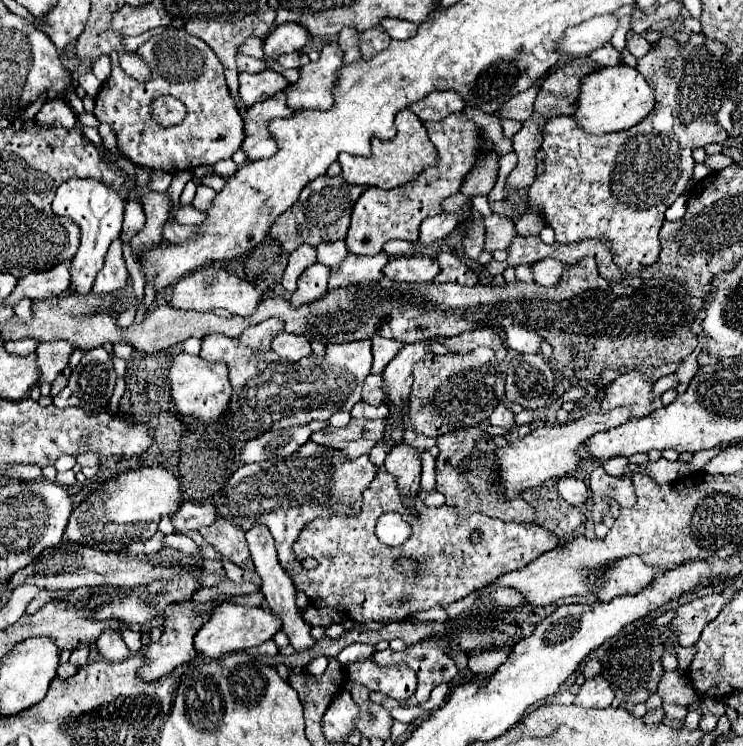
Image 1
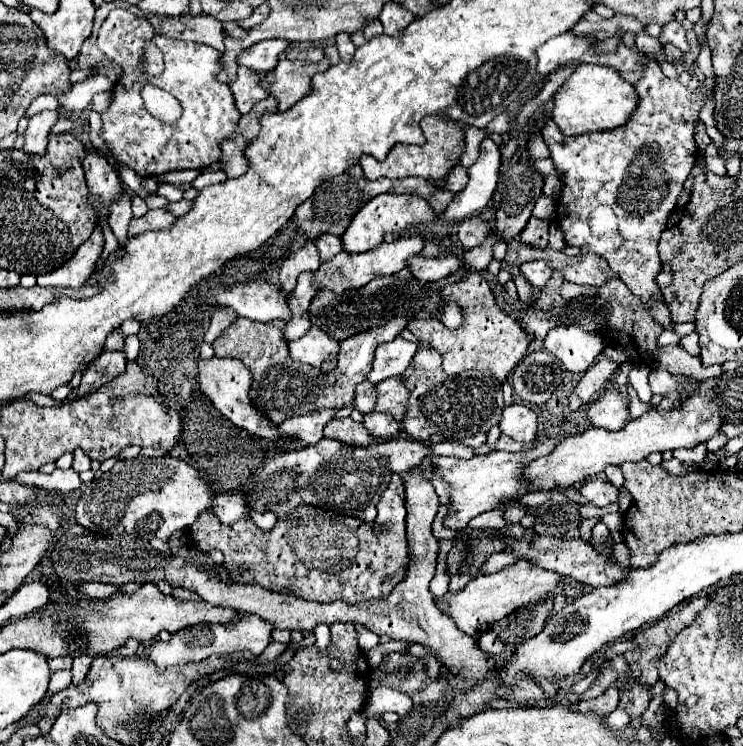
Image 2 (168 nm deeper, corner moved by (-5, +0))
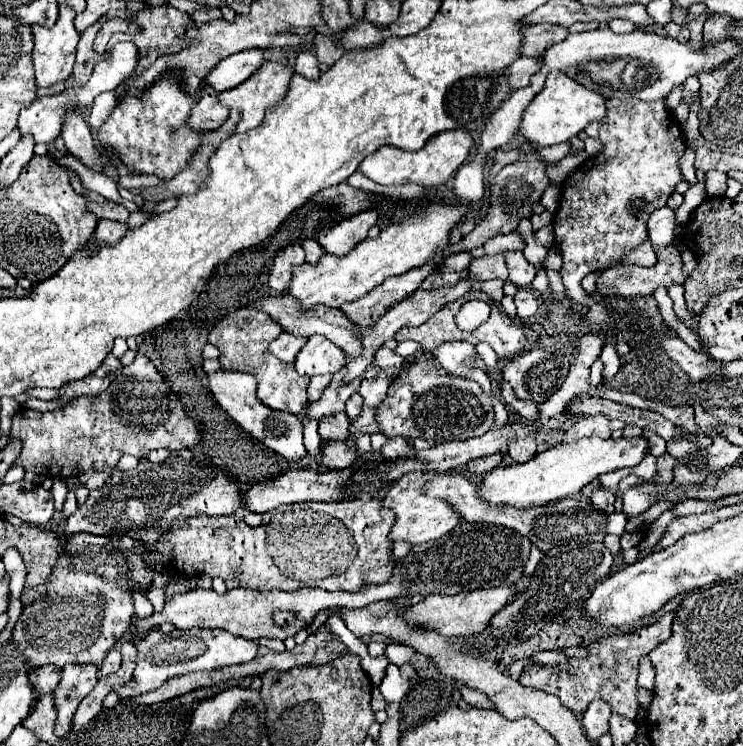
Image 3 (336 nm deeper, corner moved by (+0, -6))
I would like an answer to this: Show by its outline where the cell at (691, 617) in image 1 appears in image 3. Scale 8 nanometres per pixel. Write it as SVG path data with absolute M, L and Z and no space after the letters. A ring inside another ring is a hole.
M664 613L654 625L648 625L648 627L642 627L638 631L624 633L624 635L610 635L610 637L590 643L586 647L590 653L588 657L584 657L584 659L572 657L570 659L570 663L574 667L570 673L558 673L544 665L530 665L522 673L520 683L526 687L546 691L546 693L560 693L562 705L572 709L574 715L582 715L592 699L604 699L606 703L610 703L614 713L634 719L636 711L640 707L638 683L636 683L640 659L646 657L654 647L658 647L662 641L666 641L670 637L672 621L674 621L674 613Z

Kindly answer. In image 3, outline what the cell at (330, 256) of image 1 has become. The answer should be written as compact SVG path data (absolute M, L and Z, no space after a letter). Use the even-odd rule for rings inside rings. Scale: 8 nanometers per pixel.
M306 239L306 241L302 241L302 247L304 247L304 251L306 251L306 263L310 263L310 265L316 265L316 263L322 259L322 255L326 253L316 239Z

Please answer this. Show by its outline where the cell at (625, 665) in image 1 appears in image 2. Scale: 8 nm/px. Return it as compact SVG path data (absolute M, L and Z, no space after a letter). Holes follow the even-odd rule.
M635 683L635 685L631 687L631 691L621 693L619 707L621 707L631 719L637 719L637 717L641 717L641 715L645 713L649 701L651 701L649 689L643 687L643 685L639 685L639 683Z

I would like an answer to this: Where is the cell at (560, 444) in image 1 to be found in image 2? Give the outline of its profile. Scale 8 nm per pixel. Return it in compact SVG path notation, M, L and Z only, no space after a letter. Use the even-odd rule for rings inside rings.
M565 435L551 437L551 439L541 439L541 441L537 441L531 449L527 449L527 451L519 451L519 453L491 451L491 453L487 453L487 455L475 455L475 457L471 457L471 459L467 459L467 461L465 461L465 459L457 459L457 457L439 457L437 461L431 461L427 469L431 469L433 473L439 473L441 479L449 485L449 509L451 509L451 511L449 511L449 515L445 517L443 525L445 525L447 529L461 531L461 529L467 527L467 523L469 523L473 517L477 517L477 515L481 515L481 513L485 513L485 511L497 509L503 501L511 501L511 499L515 499L521 491L525 491L525 489L529 487L529 483L523 479L523 469L525 469L533 459L551 453L551 451L555 449L555 445L561 441L561 437L565 437Z

